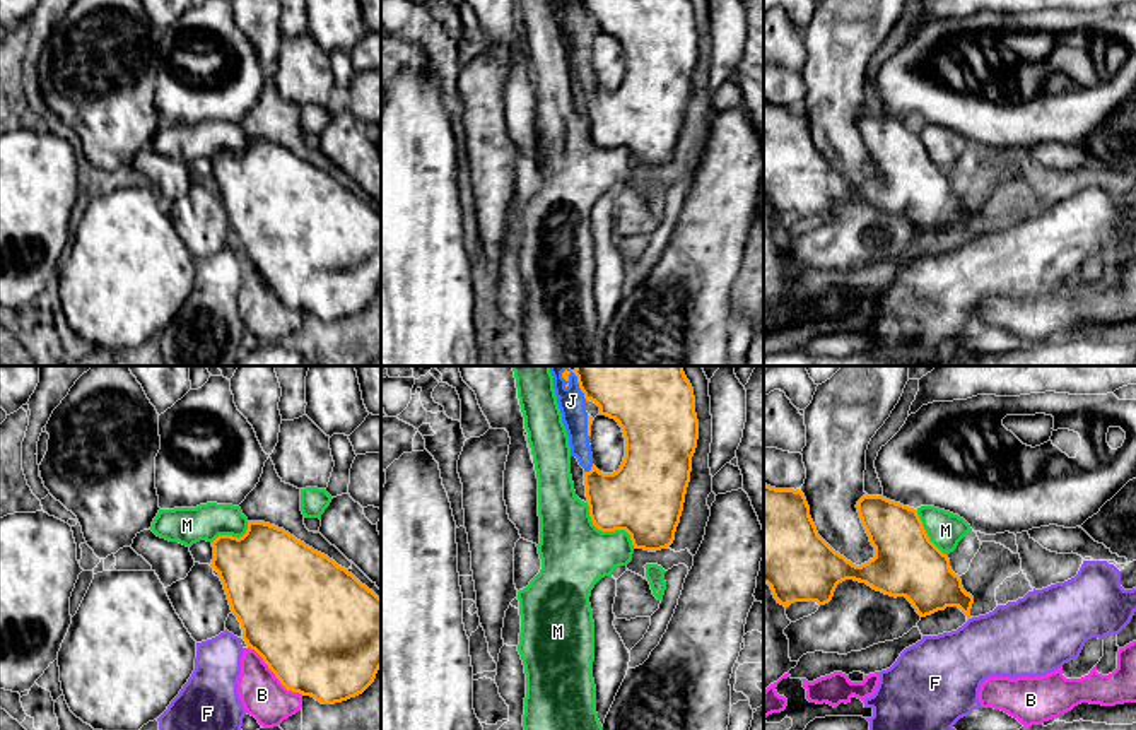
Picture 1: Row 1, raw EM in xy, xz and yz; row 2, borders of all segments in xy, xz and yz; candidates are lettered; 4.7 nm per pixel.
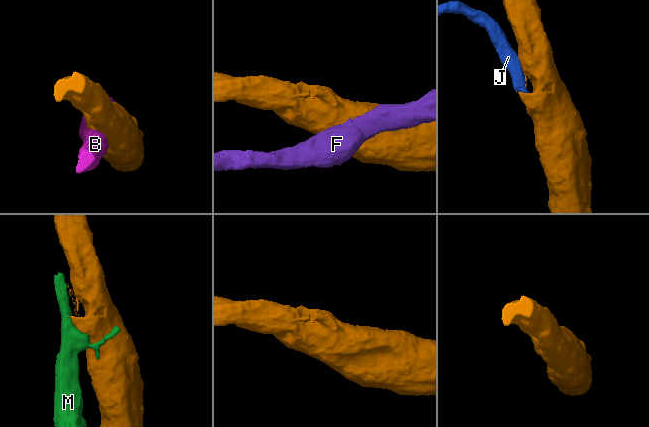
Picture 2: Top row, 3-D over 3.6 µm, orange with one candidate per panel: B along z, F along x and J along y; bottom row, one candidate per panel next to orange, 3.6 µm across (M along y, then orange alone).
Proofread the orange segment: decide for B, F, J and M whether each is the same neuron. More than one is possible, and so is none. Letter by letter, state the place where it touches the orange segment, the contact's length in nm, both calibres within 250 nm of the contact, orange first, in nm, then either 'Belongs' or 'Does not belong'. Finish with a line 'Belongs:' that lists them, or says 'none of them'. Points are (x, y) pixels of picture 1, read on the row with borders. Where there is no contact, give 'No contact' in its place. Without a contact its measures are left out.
B: Touches orange at xy (275, 676). Shared border 340 nm. Thickness 500 nm (orange) against 200 nm. Does not belong
F: Touches orange at yz (969, 618). Shared border 40 nm. Thickness 240 nm (orange) against 360 nm. Does not belong
J: Touches orange at xz (579, 385). Shared border 190 nm. Thickness 480 nm (orange) against 130 nm. Belongs
M: Touches orange at xz (607, 530). Shared border 320 nm. Thickness 360 nm (orange) against 320 nm. Does not belong
Belongs: J

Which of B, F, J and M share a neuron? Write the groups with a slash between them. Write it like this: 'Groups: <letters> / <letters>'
Groups: B / F / J / M

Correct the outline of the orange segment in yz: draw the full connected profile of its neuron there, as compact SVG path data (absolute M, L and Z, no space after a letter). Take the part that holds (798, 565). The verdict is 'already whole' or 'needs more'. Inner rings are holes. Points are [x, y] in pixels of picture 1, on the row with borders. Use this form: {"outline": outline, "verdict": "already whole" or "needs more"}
{"outline": "M764 484L764 583L772 590L777 603L832 600L839 583L854 580L866 583L890 597L905 597L921 617L946 607L958 607L967 621L974 597L962 586L962 580L950 568L950 559L928 537L917 509L890 501L883 496L863 496L858 504L861 523L875 547L875 557L856 566L835 552L817 532L810 506L799 489L776 489Z", "verdict": "already whole"}

